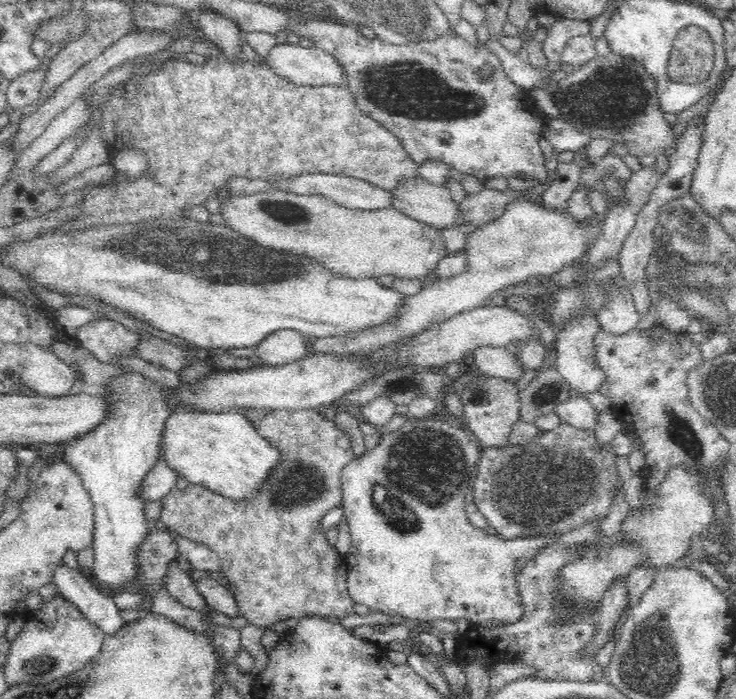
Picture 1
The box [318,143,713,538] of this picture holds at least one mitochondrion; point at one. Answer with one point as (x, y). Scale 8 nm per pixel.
(535, 488)

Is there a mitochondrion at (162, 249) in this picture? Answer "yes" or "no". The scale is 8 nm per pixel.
yes

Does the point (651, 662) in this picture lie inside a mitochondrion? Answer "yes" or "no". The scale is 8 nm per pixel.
yes

